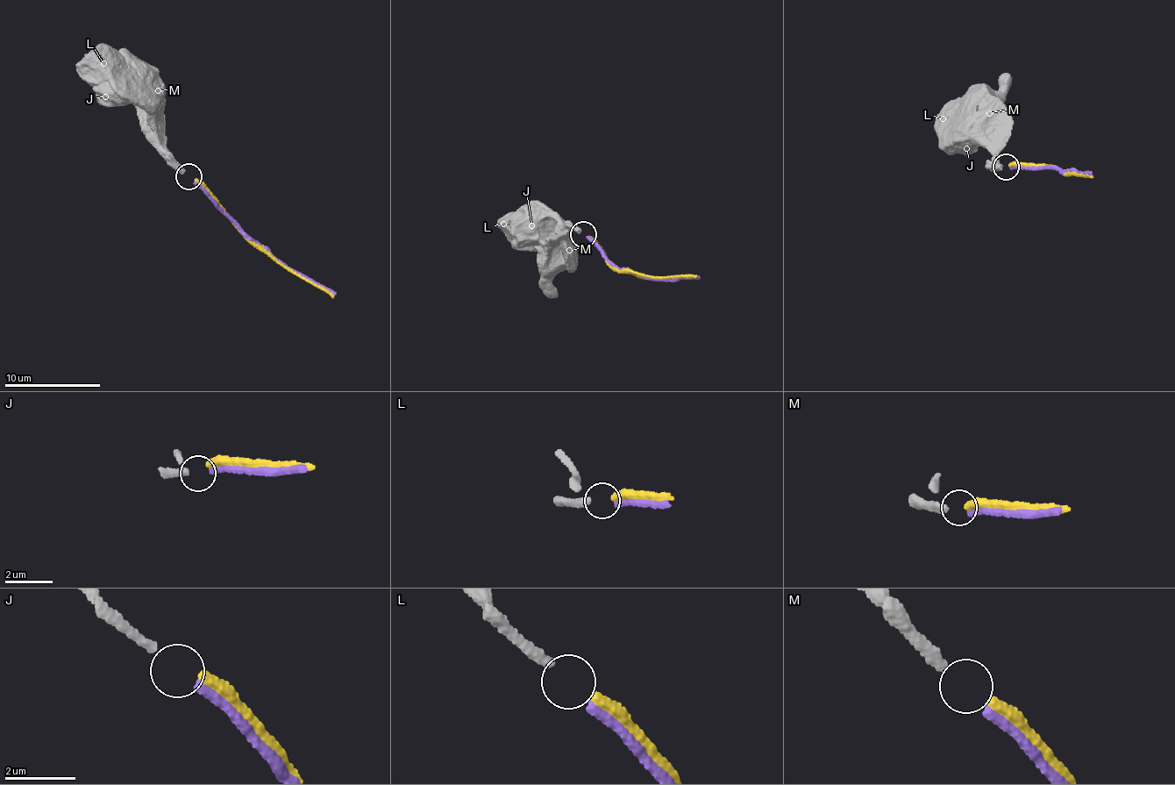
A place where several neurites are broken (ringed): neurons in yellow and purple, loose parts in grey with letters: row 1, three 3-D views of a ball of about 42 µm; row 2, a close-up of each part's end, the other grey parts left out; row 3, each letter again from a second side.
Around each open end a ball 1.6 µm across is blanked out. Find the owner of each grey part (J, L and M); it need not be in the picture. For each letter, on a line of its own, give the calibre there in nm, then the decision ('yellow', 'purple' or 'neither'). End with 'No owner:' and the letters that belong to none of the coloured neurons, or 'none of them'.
J: 240 nm thick; purple
L: 280 nm thick; yellow
M: 240 nm thick; neither
No owner: M

